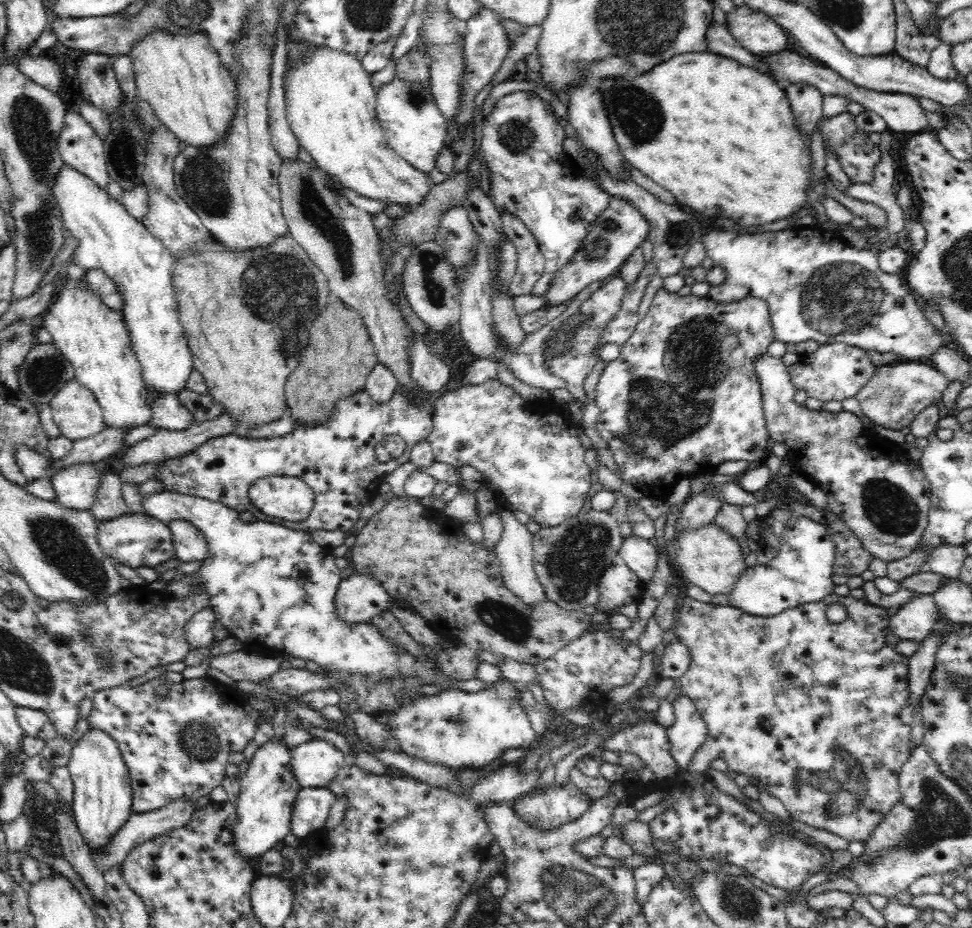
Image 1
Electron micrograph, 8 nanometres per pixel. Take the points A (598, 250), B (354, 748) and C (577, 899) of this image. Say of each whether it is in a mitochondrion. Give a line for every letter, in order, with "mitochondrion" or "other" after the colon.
A: mitochondrion
B: other
C: mitochondrion

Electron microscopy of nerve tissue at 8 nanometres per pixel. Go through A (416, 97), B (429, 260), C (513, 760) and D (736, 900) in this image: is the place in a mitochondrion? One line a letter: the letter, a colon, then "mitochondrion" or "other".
A: mitochondrion
B: mitochondrion
C: other
D: mitochondrion

